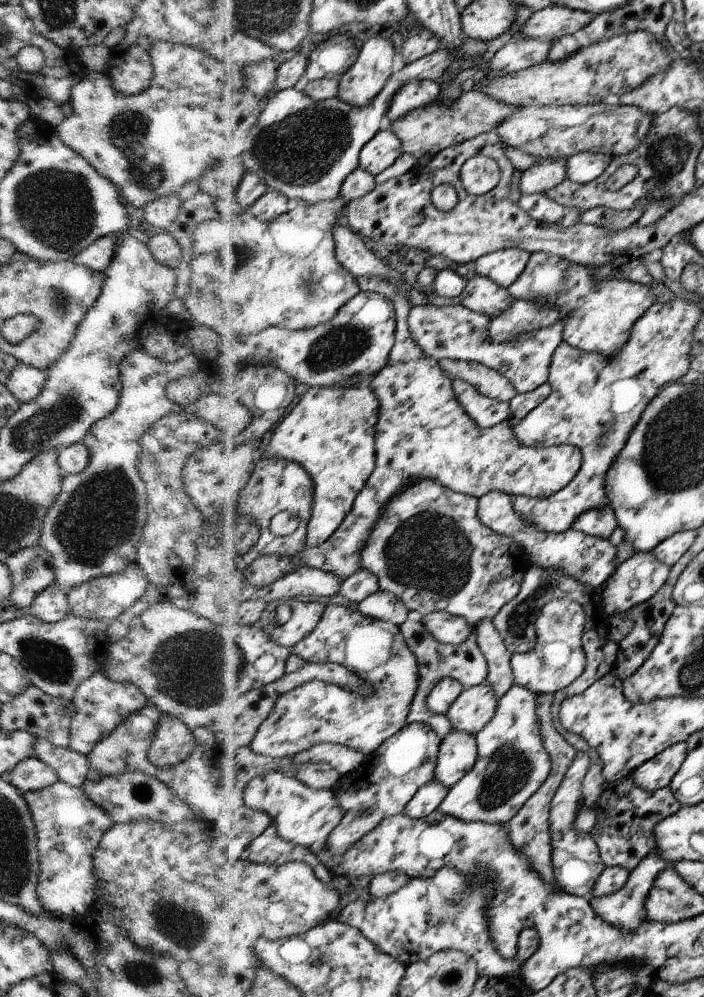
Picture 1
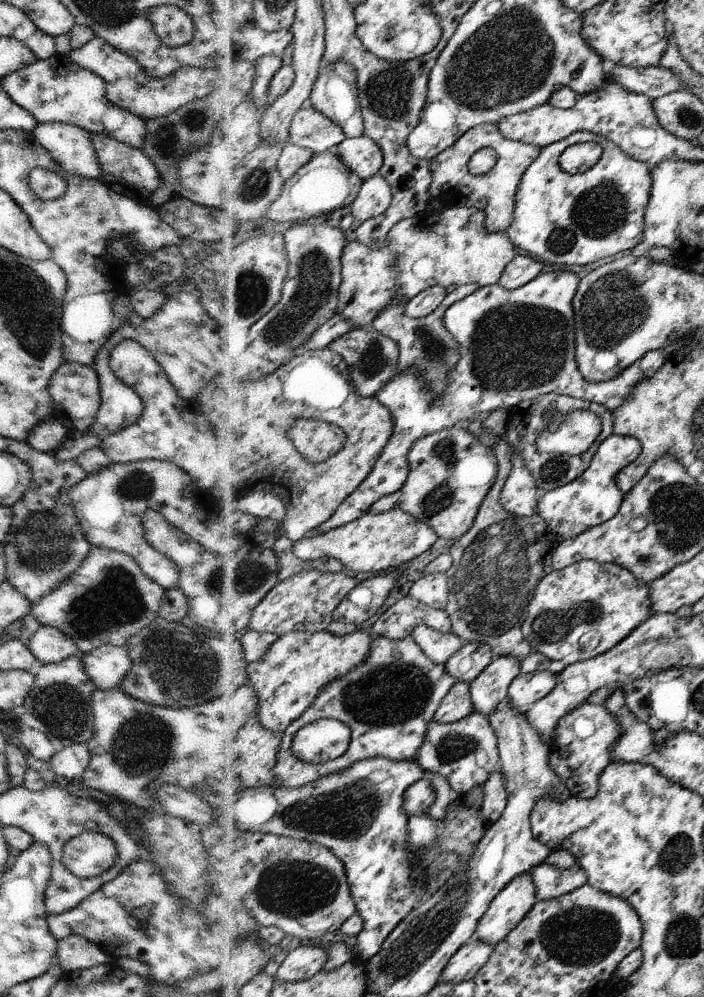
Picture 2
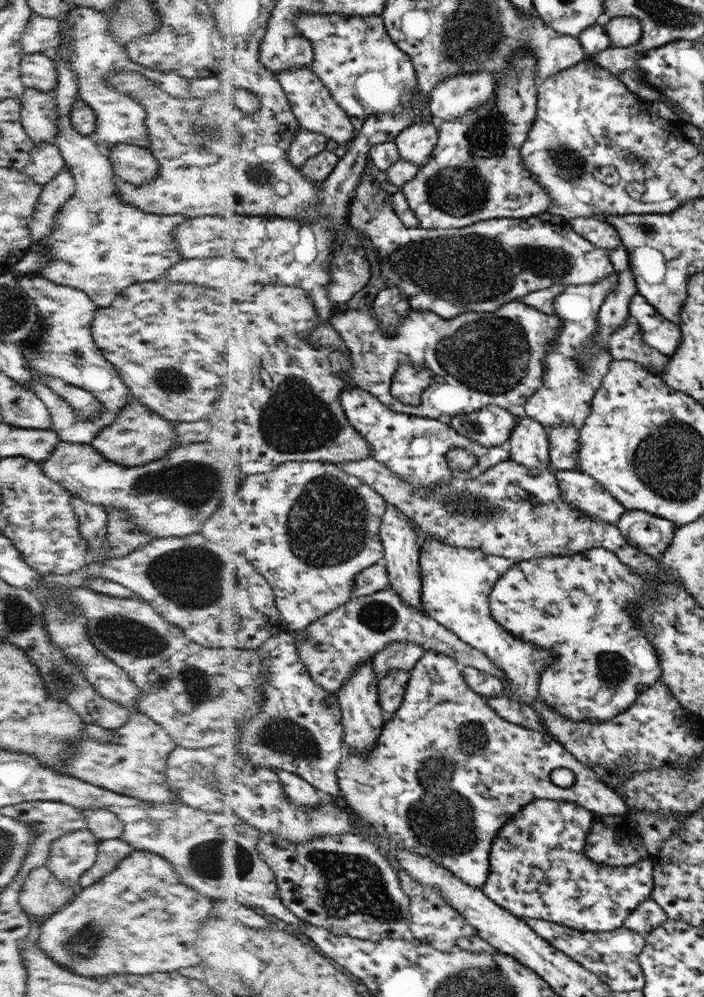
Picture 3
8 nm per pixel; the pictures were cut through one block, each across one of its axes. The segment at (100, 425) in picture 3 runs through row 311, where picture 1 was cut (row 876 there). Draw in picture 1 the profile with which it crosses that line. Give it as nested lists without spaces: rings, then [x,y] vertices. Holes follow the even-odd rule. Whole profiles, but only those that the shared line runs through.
[[[59,779],[42,790],[23,792],[23,797],[39,838],[36,846],[39,852],[36,892],[42,906],[62,916],[84,916],[97,901],[92,852],[95,852],[102,835],[115,822],[102,808],[92,804],[82,792],[82,787],[70,786]]]

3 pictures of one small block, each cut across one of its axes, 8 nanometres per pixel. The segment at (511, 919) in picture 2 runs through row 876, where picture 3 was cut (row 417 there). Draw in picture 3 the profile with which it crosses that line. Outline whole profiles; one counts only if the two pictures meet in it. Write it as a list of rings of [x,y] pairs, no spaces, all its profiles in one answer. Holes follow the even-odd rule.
[[[517,416],[515,428],[511,430],[508,444],[511,446],[509,458],[512,461],[527,467],[544,469],[551,473],[555,472],[555,468],[551,465],[548,456],[549,438],[547,435],[547,429],[533,418],[530,418],[529,416]]]

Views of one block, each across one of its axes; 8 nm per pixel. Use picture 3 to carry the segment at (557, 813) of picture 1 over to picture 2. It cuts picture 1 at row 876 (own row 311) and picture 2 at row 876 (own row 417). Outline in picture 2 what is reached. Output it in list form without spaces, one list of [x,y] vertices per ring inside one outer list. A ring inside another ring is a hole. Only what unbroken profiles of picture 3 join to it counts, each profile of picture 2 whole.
[[[539,864],[528,872],[536,888],[536,900],[554,900],[578,890],[587,883],[586,872],[577,864],[568,870],[558,870],[548,864]]]

